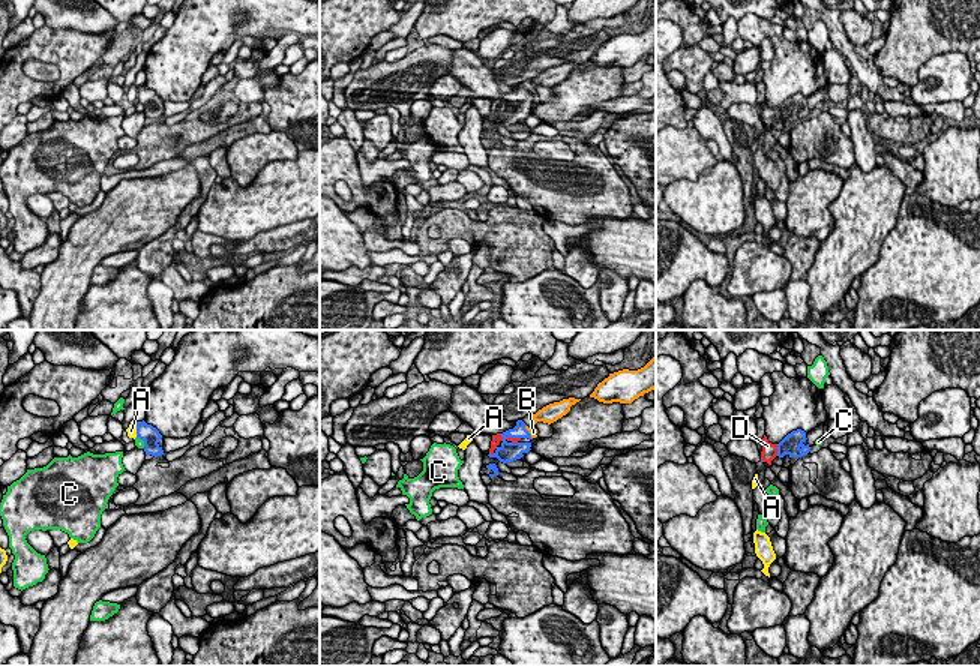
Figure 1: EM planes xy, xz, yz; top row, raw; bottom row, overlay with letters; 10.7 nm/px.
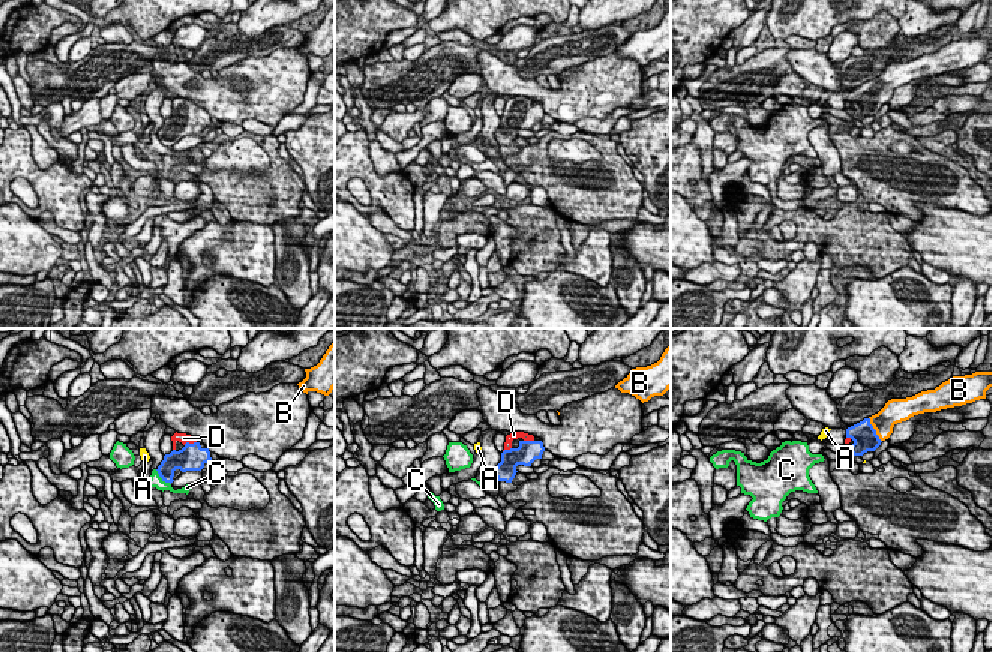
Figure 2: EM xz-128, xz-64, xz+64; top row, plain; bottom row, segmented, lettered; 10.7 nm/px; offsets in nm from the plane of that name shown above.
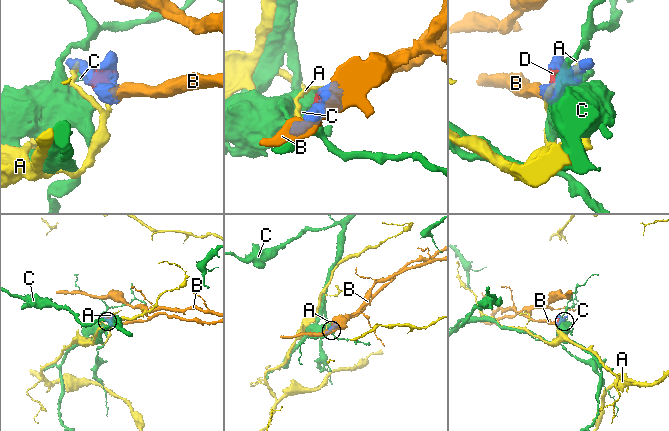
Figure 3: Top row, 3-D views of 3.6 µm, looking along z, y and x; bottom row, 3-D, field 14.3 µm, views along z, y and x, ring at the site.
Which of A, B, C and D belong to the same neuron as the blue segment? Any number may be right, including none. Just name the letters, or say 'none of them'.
B, D

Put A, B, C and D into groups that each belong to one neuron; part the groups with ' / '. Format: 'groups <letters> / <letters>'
groups A / B D / C

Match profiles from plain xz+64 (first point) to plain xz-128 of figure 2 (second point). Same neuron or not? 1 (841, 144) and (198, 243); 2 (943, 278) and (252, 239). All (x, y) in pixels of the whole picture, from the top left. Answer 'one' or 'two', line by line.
1: two
2: one

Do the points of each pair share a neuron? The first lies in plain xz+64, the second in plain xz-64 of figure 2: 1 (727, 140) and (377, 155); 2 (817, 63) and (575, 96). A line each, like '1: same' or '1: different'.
1: different
2: same

